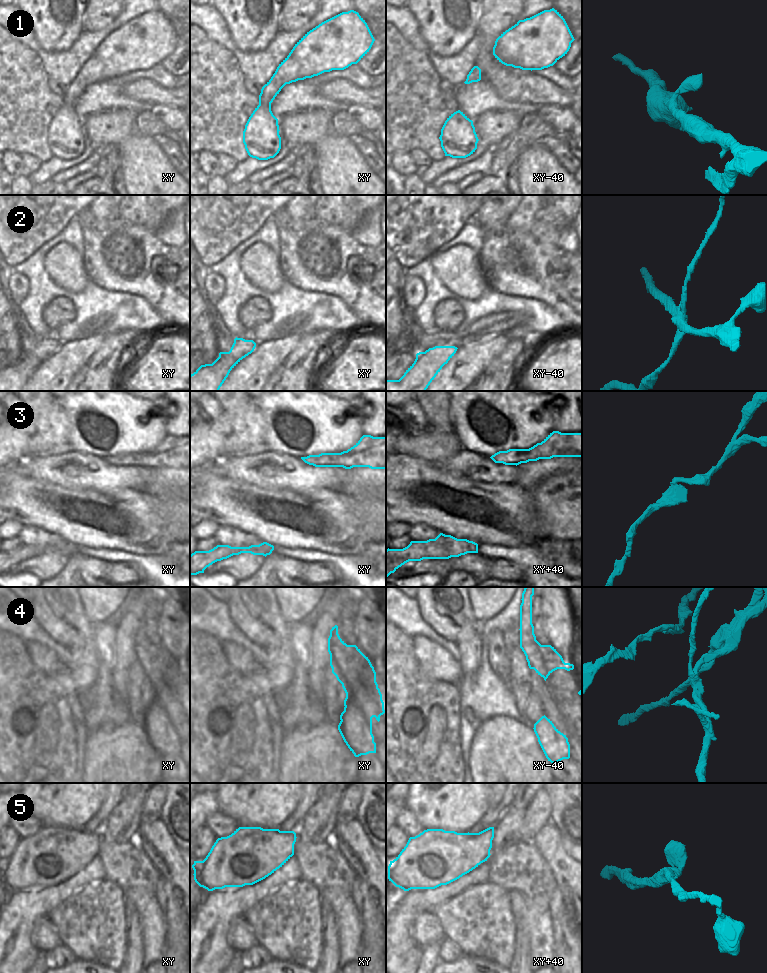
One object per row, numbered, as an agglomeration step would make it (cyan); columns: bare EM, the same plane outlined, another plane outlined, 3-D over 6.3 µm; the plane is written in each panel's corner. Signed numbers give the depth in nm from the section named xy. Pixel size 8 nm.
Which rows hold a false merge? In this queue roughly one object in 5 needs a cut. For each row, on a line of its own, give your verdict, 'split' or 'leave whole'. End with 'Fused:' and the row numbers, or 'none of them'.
1: leave whole
2: split
3: leave whole
4: split
5: leave whole
Fused: 2, 4

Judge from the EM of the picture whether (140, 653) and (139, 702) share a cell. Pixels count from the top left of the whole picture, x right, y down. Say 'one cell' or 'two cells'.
one cell

